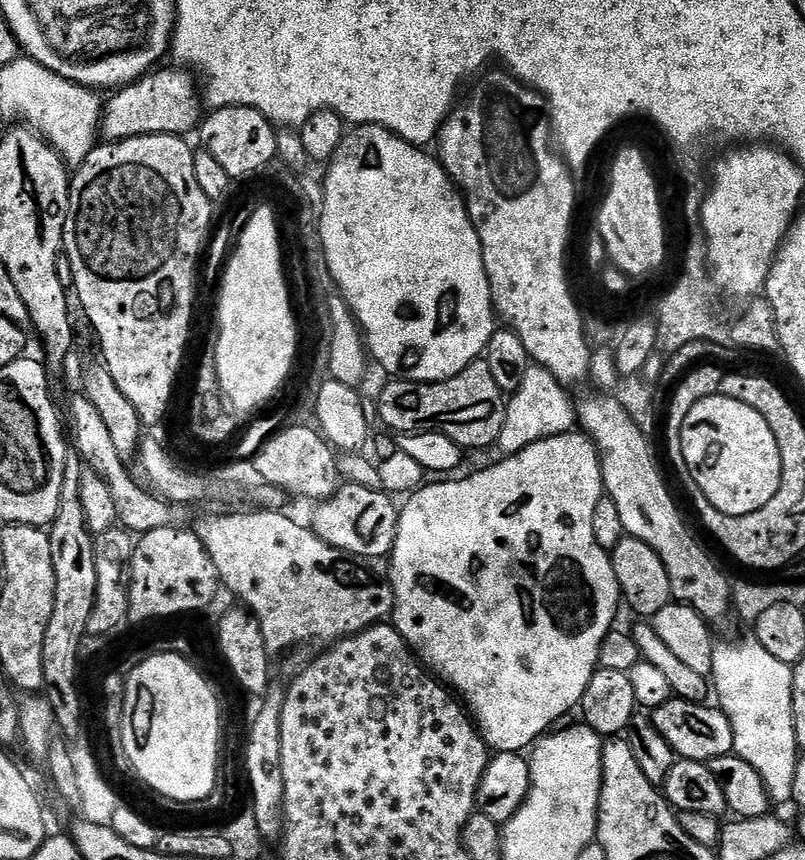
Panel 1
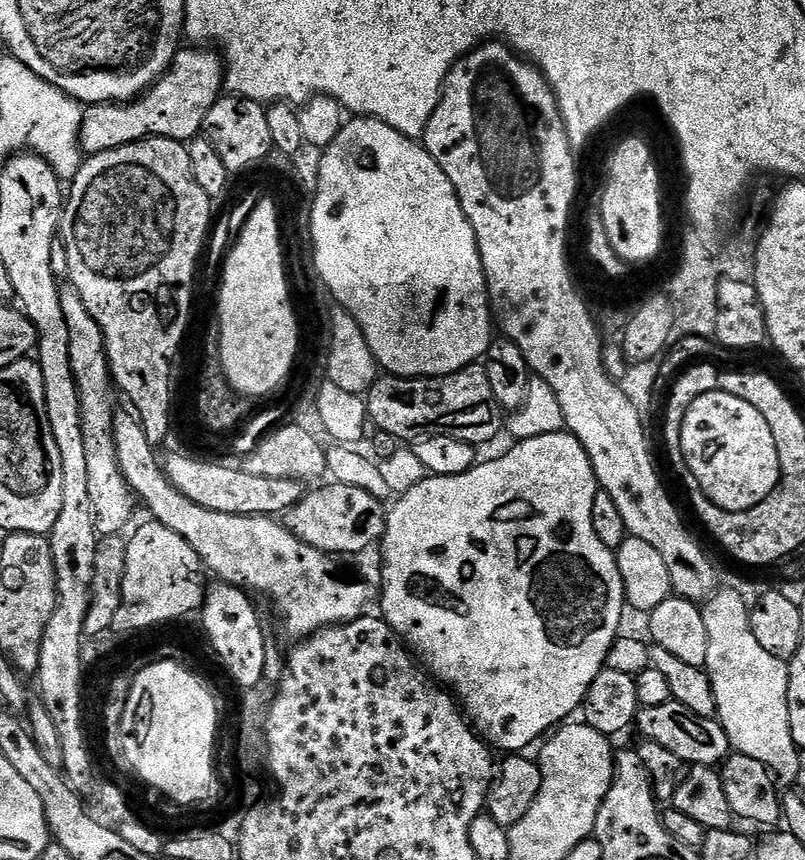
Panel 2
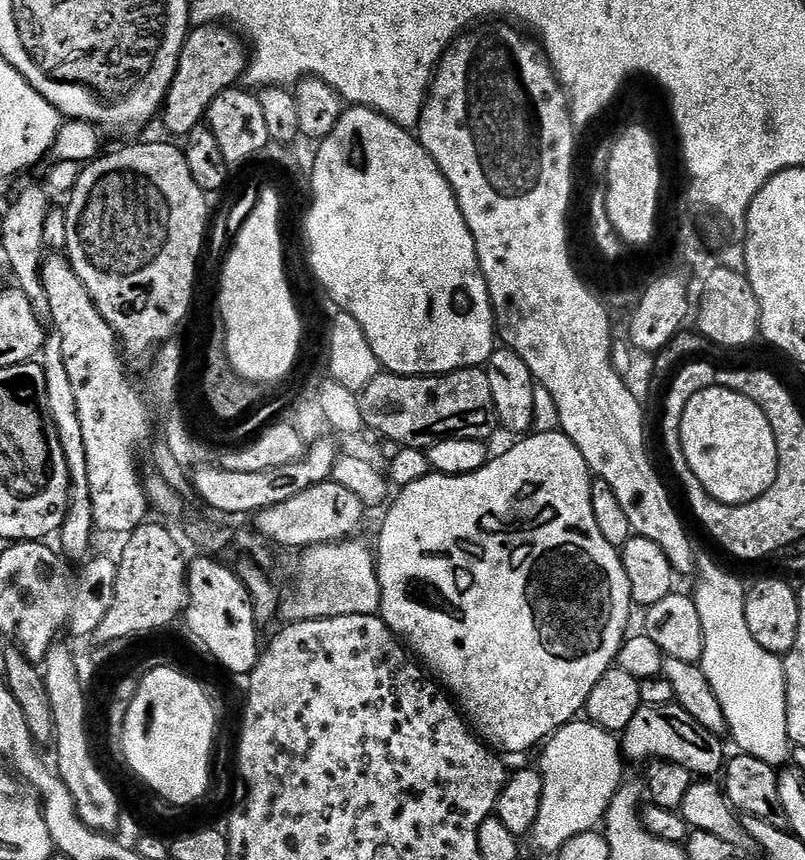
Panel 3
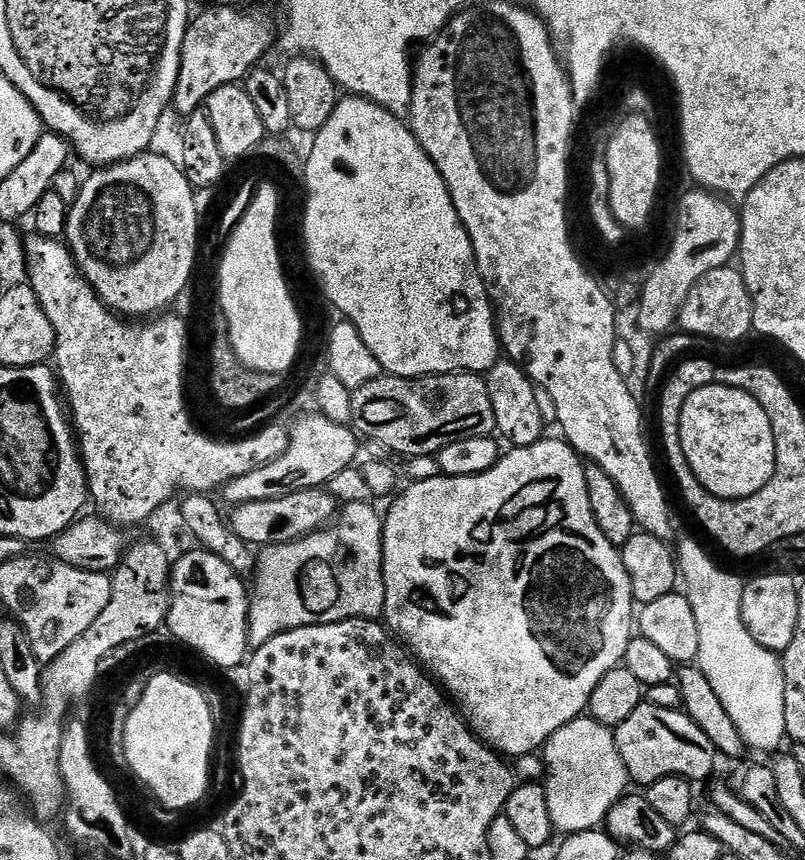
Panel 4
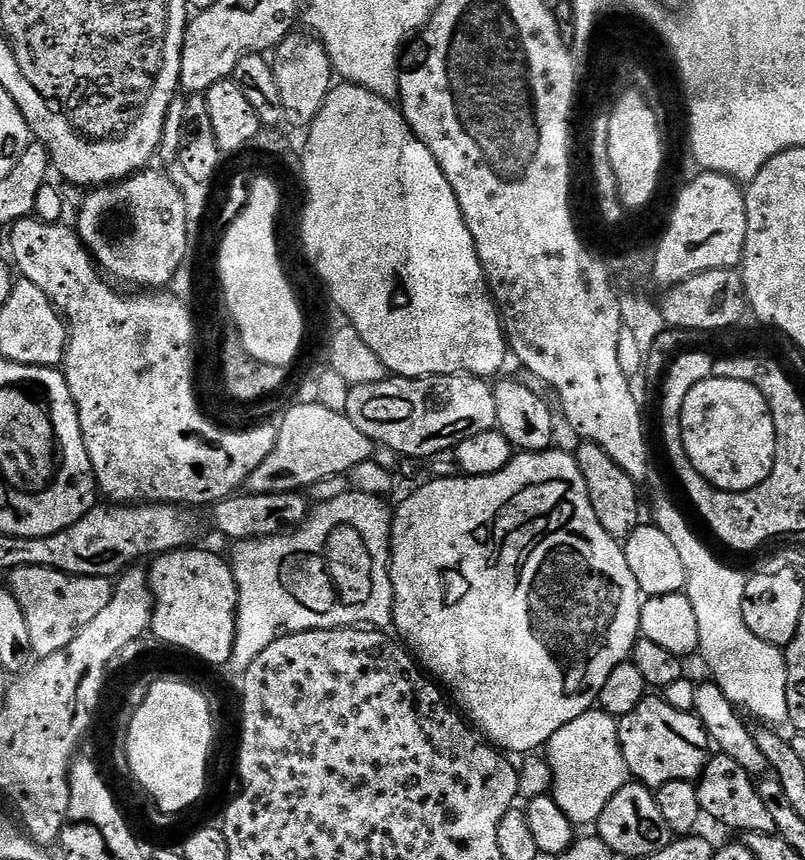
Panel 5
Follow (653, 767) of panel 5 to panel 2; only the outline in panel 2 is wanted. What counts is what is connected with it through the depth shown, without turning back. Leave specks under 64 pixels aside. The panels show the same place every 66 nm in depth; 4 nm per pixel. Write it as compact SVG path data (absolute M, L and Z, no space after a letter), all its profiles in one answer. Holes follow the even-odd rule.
M674 699L660 706L641 707L638 713L639 728L644 740L653 740L658 742L658 746L666 746L666 750L678 754L678 758L682 758L688 766L716 766L730 755L728 735L719 719L694 714L694 710Z

